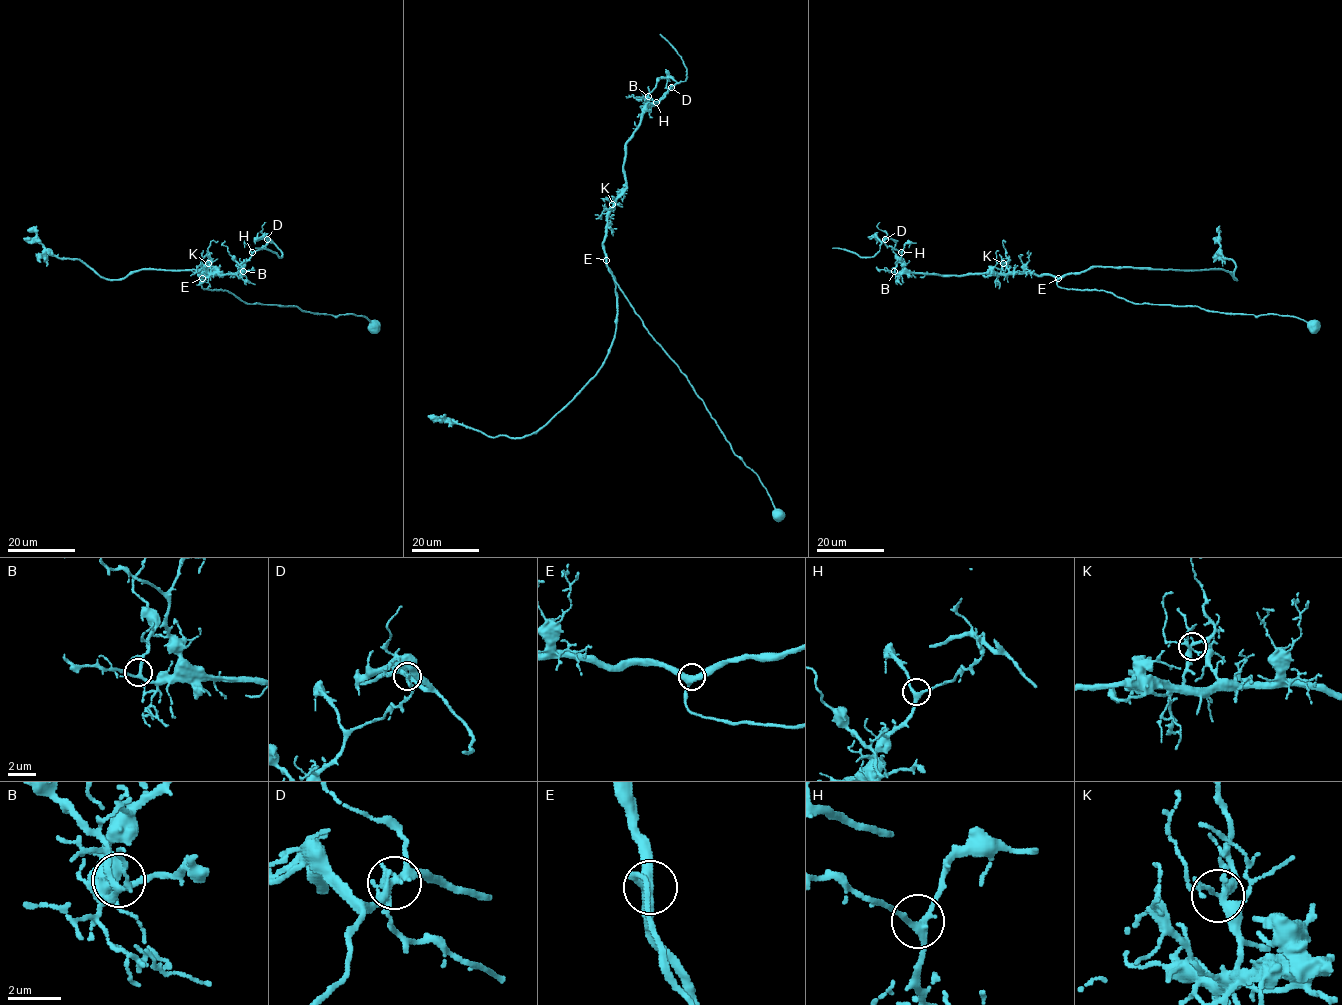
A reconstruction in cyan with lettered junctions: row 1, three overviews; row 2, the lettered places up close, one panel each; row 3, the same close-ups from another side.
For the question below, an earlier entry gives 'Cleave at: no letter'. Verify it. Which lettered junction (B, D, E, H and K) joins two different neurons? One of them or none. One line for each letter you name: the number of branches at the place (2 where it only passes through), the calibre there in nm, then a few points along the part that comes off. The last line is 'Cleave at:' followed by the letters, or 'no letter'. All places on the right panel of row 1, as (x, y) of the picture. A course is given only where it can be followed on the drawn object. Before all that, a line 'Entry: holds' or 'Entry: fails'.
Entry: fails
D: 4 | 280 nm | (886, 239), (871, 257), (833, 247)
Cleave at: D

